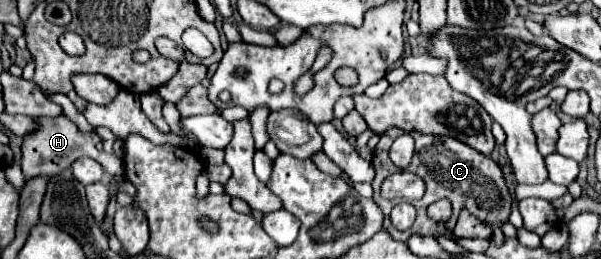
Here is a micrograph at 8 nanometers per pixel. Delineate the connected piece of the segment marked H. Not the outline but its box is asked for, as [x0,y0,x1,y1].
[21,118,123,180]

